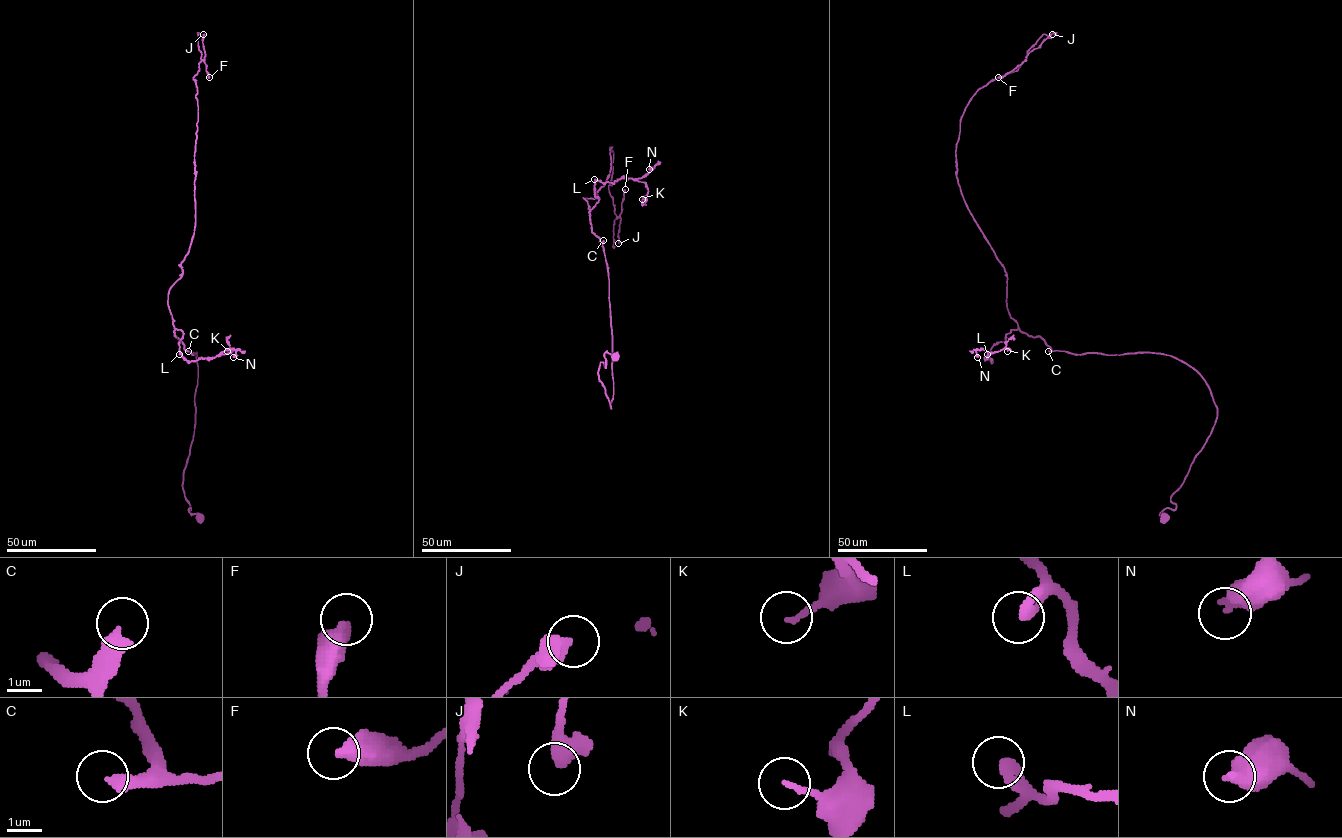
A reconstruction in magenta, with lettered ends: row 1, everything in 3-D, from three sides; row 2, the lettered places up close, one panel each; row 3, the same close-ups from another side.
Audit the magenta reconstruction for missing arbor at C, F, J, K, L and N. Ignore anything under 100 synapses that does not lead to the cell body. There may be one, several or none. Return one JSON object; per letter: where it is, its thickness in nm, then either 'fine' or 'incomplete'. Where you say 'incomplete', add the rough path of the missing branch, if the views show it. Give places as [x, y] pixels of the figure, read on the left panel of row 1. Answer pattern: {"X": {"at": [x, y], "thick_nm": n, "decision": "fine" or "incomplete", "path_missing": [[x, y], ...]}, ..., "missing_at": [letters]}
{"C": {"at": [188, 351], "thick_nm": 400, "decision": "incomplete", "path_missing": [[188, 351], [185, 364], [178, 371], [167, 370], [147, 377], [132, 374], [132, 363], [136, 359]]}, "F": {"at": [209, 77], "thick_nm": 480, "decision": "fine"}, "J": {"at": [203, 34], "thick_nm": 400, "decision": "fine"}, "K": {"at": [227, 351], "thick_nm": 150, "decision": "fine"}, "L": {"at": [179, 354], "thick_nm": 320, "decision": "fine"}, "N": {"at": [233, 357], "thick_nm": 550, "decision": "fine"}, "missing_at": ["C"]}

